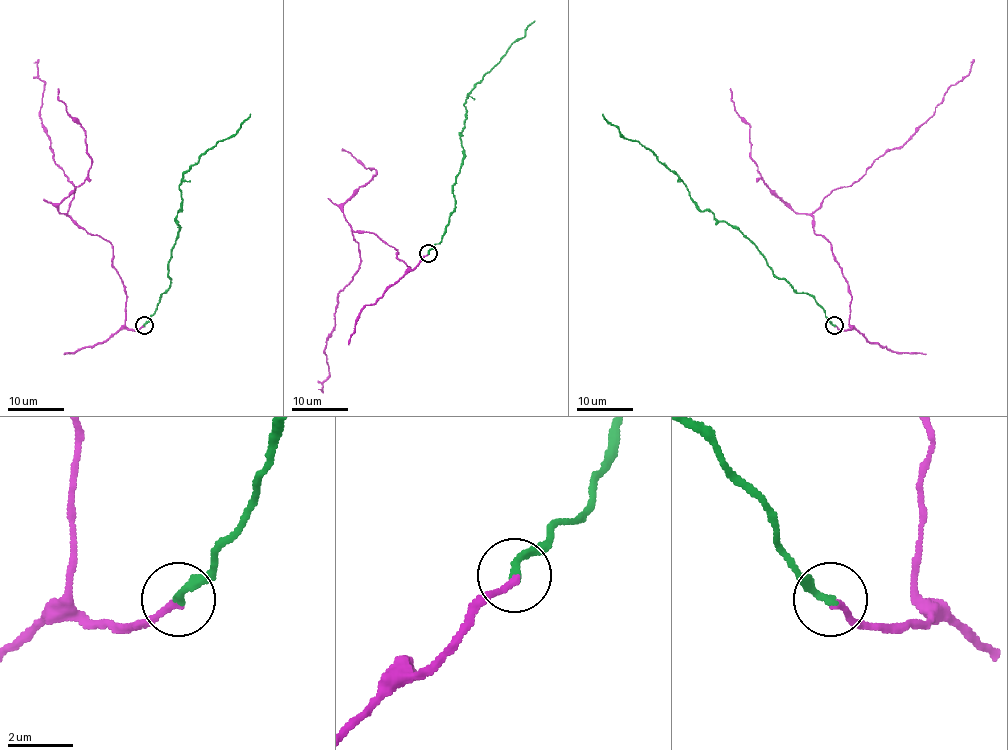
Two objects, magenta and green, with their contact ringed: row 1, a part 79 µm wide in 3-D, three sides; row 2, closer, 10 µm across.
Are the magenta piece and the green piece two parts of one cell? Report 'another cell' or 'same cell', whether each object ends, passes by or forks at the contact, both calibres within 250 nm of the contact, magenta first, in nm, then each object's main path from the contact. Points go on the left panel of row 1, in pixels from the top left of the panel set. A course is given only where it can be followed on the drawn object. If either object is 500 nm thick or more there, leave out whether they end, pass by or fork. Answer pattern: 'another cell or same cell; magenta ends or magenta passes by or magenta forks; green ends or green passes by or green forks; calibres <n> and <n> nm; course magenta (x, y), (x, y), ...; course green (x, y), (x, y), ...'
same cell; magenta ends; green ends; calibres 190 and 240 nm; course magenta (143, 325), (126, 326), (126, 292), (112, 245), (68, 213), (75, 187), (54, 160), (40, 116), (38, 59); course green (143, 325), (170, 284), (167, 265), (179, 228), (182, 176), (209, 149), (233, 136), (250, 113)

